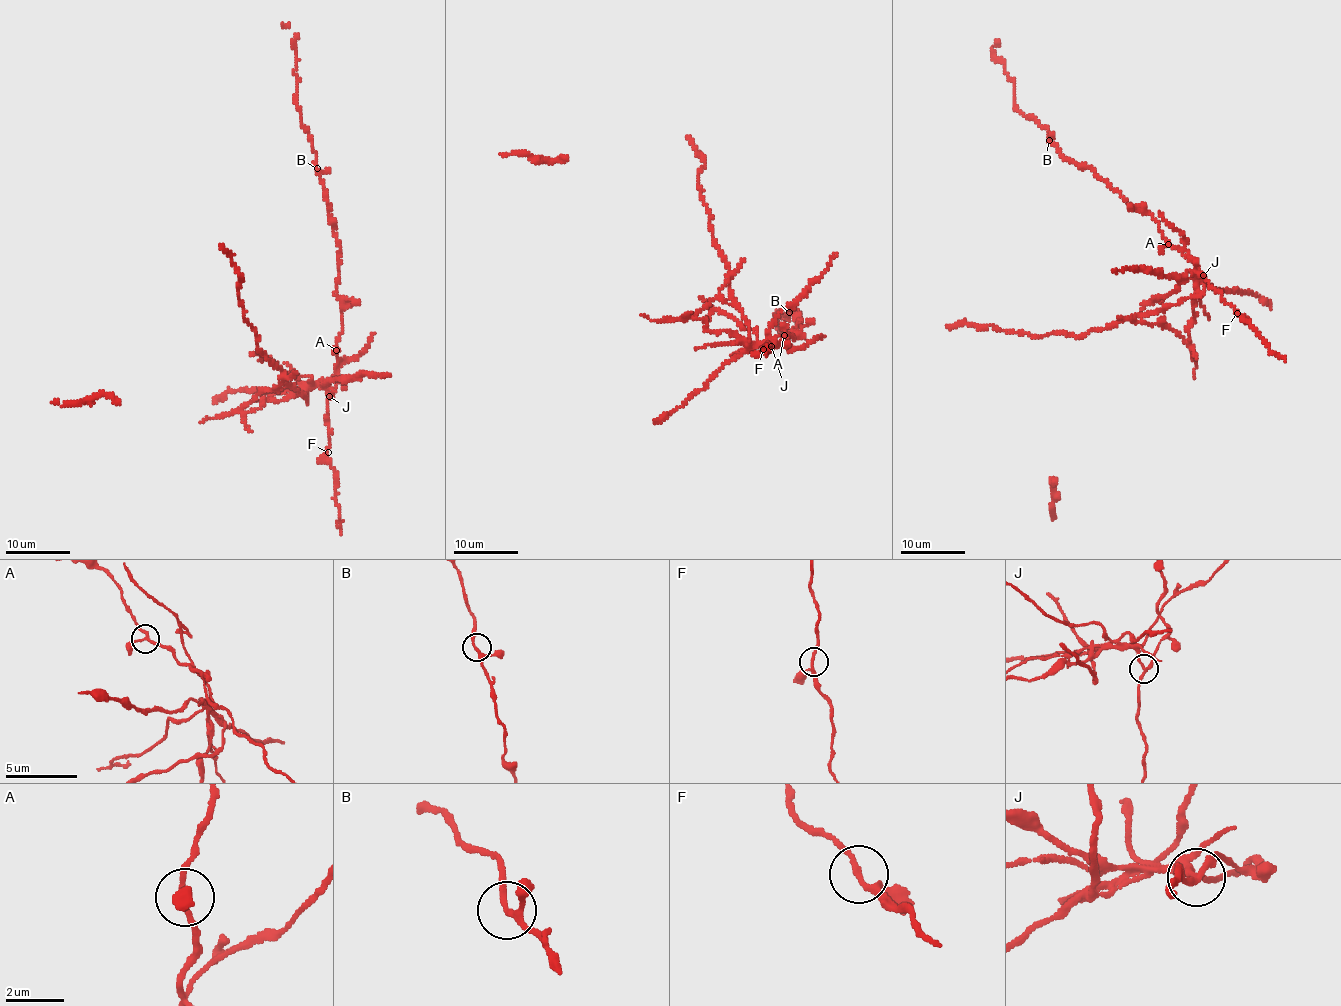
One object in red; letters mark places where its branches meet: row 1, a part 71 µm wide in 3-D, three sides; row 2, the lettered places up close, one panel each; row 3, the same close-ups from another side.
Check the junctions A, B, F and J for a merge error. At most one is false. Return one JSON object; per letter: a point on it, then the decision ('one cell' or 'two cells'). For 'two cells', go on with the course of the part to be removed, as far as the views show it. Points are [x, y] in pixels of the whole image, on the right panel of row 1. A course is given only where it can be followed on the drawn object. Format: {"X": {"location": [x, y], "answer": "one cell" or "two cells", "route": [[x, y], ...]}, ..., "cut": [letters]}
{"A": {"location": [1168, 244], "answer": "one cell"}, "B": {"location": [1049, 140], "answer": "one cell"}, "F": {"location": [1237, 313], "answer": "one cell"}, "J": {"location": [1203, 275], "answer": "two cells", "route": [[1203, 275], [1197, 272], [1203, 284], [1197, 297], [1126, 316], [1081, 335], [1033, 337], [964, 323], [947, 327]]}, "cut": ["J"]}

